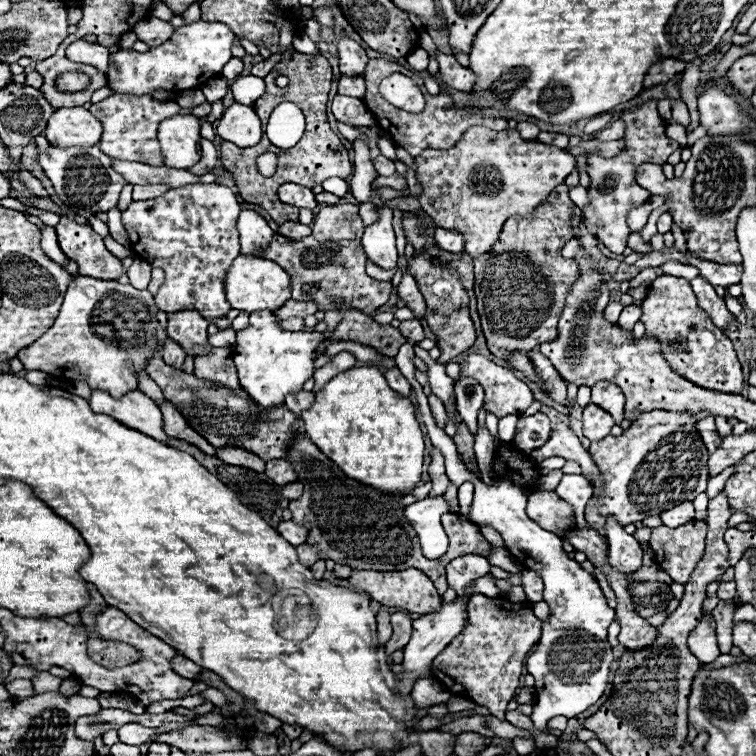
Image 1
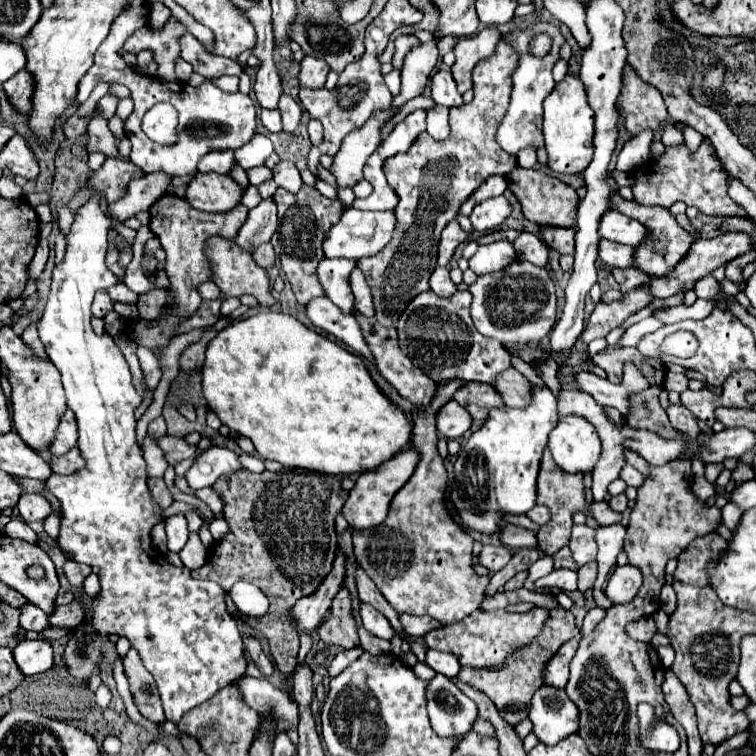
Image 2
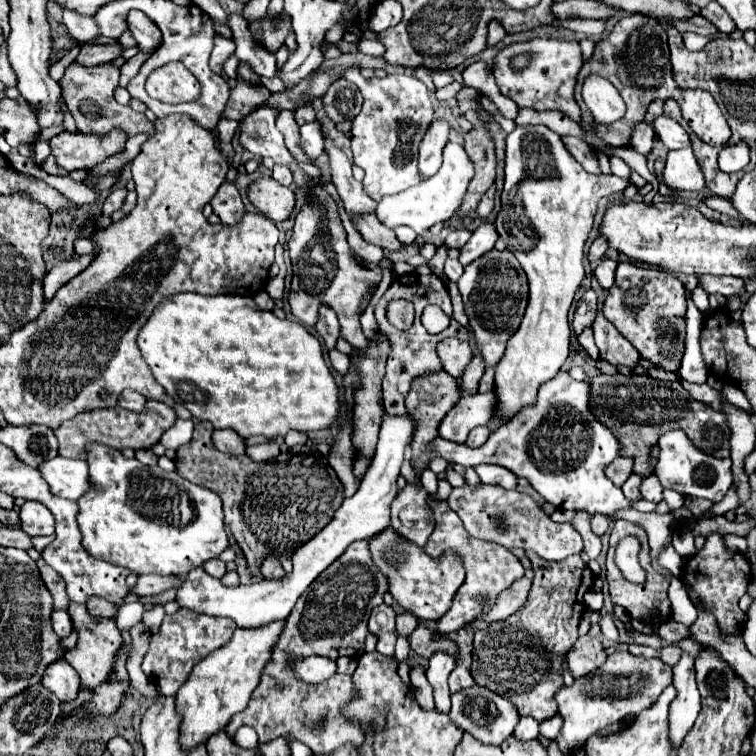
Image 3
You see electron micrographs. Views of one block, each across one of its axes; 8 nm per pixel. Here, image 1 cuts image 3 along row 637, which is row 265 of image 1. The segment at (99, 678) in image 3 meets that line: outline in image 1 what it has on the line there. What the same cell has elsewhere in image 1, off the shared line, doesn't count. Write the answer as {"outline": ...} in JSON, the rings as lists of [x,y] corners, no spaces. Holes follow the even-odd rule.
{"outline":[[[60,218],[56,224],[56,234],[62,252],[78,264],[78,272],[82,276],[118,280],[124,272],[122,262],[106,250],[104,238],[90,226],[76,224],[70,218]]]}

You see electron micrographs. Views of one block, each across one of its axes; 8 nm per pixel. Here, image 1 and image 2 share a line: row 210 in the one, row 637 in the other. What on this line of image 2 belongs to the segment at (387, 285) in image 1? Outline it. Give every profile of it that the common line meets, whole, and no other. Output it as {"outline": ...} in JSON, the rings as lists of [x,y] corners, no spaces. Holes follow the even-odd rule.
{"outline":[[[342,588],[338,596],[332,602],[330,616],[322,620],[322,626],[318,628],[318,636],[326,646],[350,650],[358,646],[358,634],[356,634],[356,622],[352,616],[352,594],[348,588]]]}

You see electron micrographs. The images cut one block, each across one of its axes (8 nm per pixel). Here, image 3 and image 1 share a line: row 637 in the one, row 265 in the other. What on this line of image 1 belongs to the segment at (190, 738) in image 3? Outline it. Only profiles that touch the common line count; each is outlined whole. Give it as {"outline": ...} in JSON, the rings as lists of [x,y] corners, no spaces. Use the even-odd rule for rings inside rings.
{"outline":[[[238,256],[234,264],[230,266],[224,282],[226,300],[232,308],[242,312],[256,312],[256,310],[278,310],[288,302],[290,296],[290,276],[286,270],[282,270],[276,262],[266,258],[254,258],[254,256]]]}

